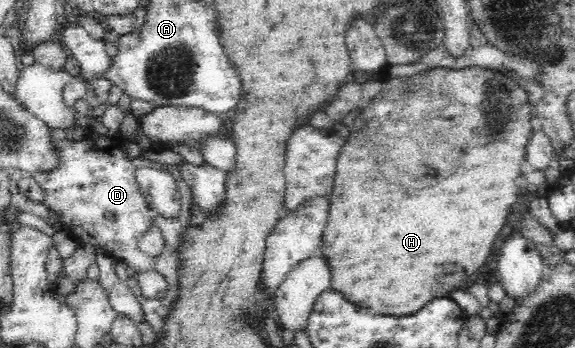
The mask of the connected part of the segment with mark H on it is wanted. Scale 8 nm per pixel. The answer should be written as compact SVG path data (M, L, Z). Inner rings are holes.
M480 66L466 69L432 68L414 75L389 78L383 82L382 89L364 107L353 121L349 138L341 147L335 180L330 198L330 219L322 239L322 258L326 259L332 273L331 289L342 293L348 303L368 307L378 315L390 315L398 318L411 317L431 303L434 299L451 298L452 292L466 287L466 281L474 278L486 263L492 251L494 239L504 225L504 219L518 199L508 199L506 195L518 195L518 185L514 177L520 177L520 163L525 159L525 147L532 131L530 126L532 107L528 99L528 88L525 84L516 83L509 72L482 68ZM446 275L446 287L434 287L434 277Z

